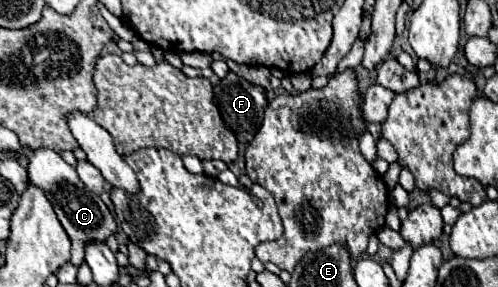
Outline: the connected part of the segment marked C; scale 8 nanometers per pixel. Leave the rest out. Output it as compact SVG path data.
M51 148L33 150L29 154L27 172L29 172L29 182L35 184L37 188L41 188L45 192L47 200L51 200L59 222L63 224L65 232L69 234L69 238L73 242L69 262L79 268L83 264L83 240L105 240L109 234L115 234L117 226L115 226L113 214L109 212L109 208L103 204L103 200L97 194L87 192L85 184L79 180L77 172L75 172L75 168L71 164L67 164L61 158L61 154Z

